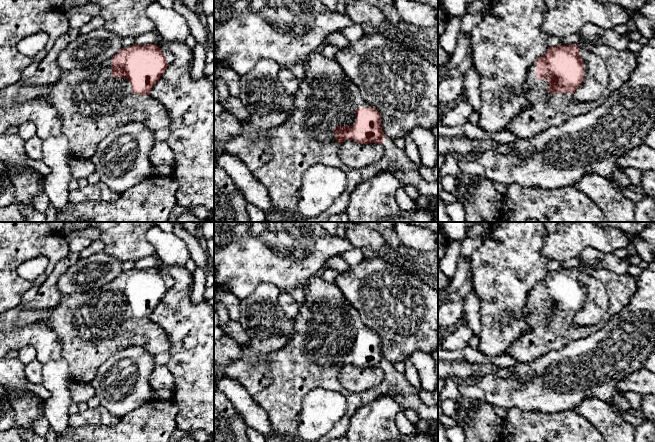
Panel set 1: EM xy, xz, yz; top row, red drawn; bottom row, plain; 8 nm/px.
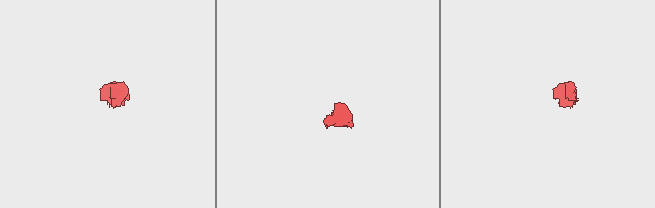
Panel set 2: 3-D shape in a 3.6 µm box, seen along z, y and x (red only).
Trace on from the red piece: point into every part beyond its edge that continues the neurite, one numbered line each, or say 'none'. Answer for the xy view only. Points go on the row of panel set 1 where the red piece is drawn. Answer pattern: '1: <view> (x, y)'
1: xy (90, 103)

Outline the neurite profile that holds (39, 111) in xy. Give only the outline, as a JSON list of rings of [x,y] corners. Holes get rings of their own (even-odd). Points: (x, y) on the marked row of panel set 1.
[[[67,27],[56,39],[52,49],[39,63],[35,75],[0,90],[0,135],[11,126],[18,127],[25,122],[33,122],[36,135],[44,140],[50,136],[62,134],[62,125],[56,109],[46,99],[32,99],[22,104],[15,102],[16,92],[24,85],[41,87],[55,83],[62,71],[58,66],[58,57],[78,36],[79,28]]]

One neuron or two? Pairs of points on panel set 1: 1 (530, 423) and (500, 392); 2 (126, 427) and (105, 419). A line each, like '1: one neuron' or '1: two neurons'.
1: two neurons
2: two neurons

